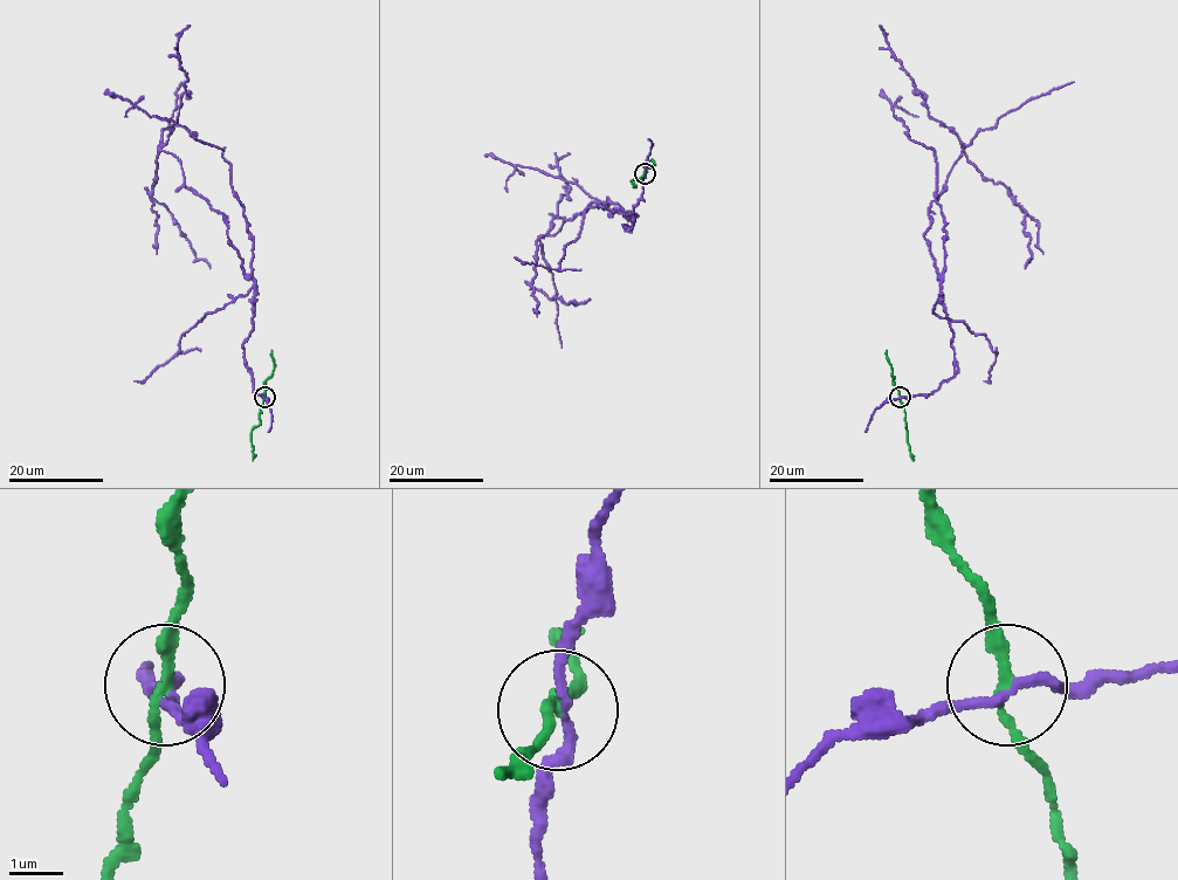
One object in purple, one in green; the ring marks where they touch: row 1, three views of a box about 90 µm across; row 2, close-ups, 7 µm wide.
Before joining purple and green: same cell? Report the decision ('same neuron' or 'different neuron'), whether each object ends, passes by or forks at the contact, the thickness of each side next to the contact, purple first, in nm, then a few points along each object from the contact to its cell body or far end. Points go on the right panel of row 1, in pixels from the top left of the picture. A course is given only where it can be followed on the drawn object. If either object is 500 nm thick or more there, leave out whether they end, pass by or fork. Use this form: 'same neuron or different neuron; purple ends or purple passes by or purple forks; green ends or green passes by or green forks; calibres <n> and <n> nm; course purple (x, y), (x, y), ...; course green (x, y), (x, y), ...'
different neuron; purple passes by; green passes by; calibres 160 and 200 nm; course purple (900, 398), (929, 394), (953, 375), (941, 277), (924, 234), (930, 204), (960, 151), (1025, 212), (1025, 268); course green (900, 398), (914, 460)

